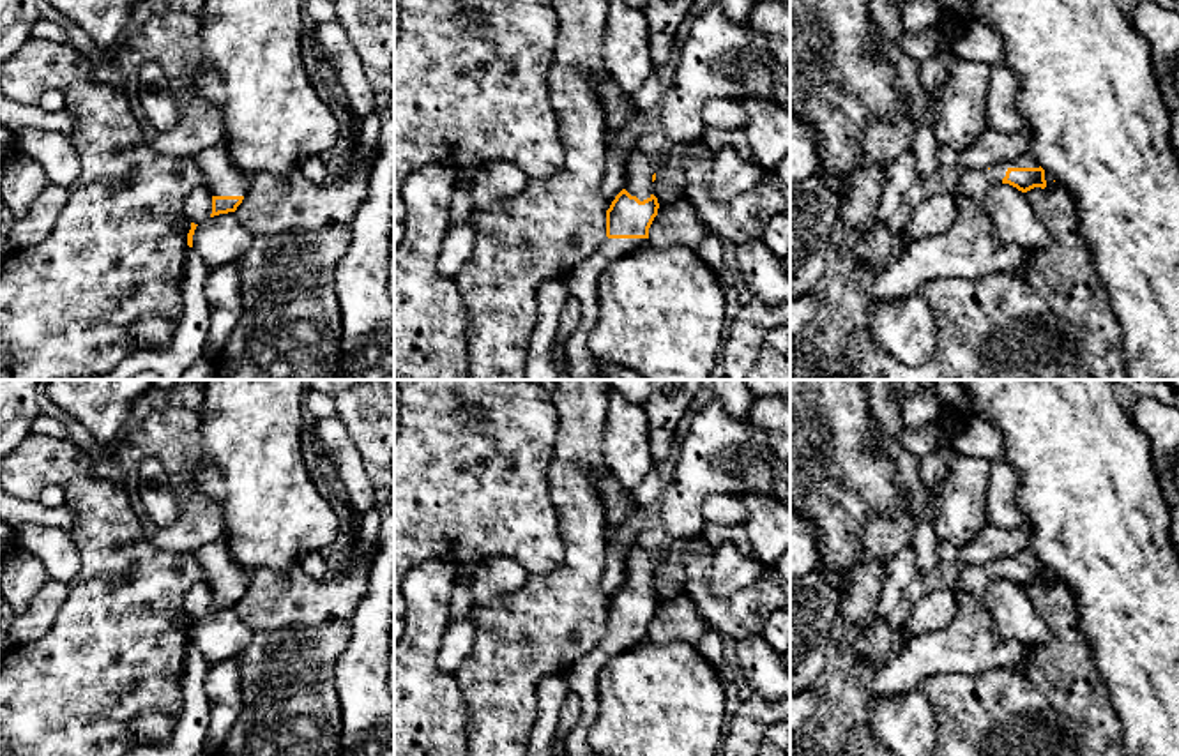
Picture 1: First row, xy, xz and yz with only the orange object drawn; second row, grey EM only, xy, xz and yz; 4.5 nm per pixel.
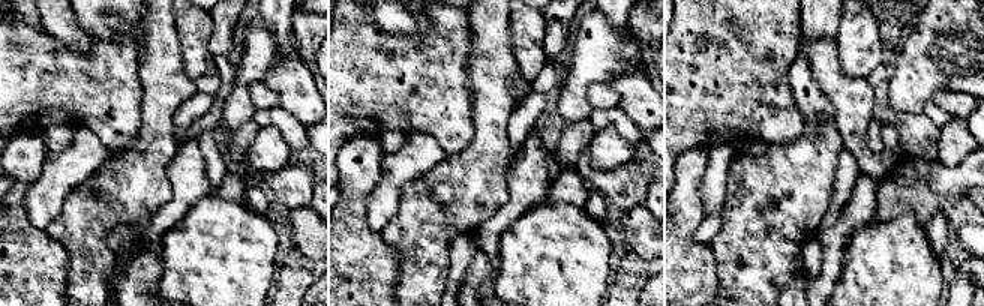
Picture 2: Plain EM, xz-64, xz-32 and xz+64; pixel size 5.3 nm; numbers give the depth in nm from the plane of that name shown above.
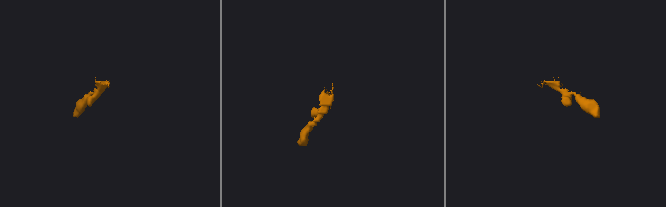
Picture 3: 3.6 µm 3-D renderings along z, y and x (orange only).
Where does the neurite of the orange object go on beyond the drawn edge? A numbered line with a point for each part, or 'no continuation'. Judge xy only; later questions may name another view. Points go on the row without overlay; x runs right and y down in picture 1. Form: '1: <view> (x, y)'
1: xy (221, 573)

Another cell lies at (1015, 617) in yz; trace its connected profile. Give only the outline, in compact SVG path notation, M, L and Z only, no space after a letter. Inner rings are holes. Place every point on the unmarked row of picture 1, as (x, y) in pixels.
M995 578L990 581L983 593L983 604L1002 639L1018 641L1029 648L1048 645L1055 638L1025 588L1009 579Z

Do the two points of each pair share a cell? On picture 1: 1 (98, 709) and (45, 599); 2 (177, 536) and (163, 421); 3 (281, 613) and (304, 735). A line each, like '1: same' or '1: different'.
1: different
2: same
3: same

